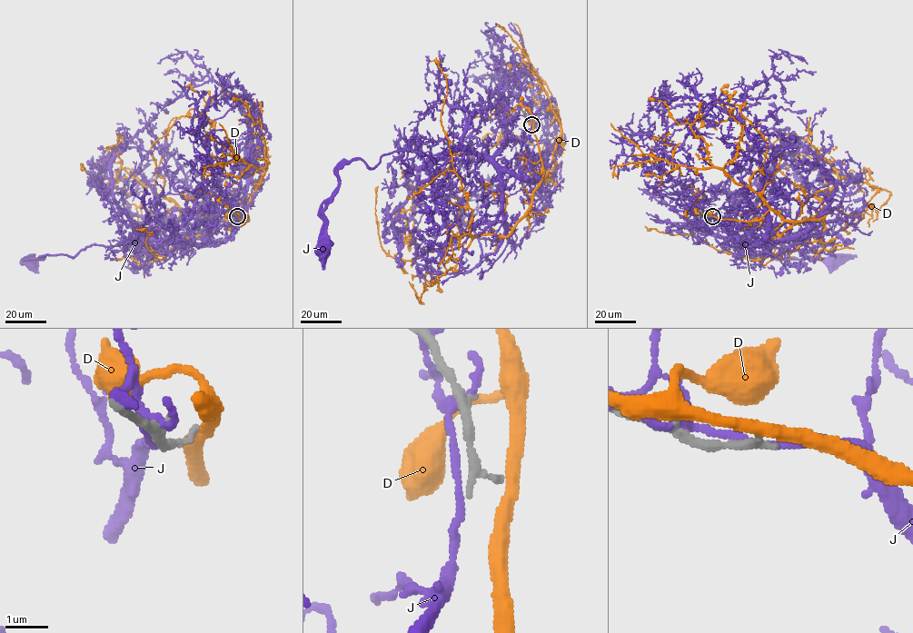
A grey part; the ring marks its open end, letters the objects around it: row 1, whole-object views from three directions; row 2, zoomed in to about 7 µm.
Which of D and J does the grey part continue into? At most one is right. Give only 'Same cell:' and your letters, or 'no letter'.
Same cell: no letter

